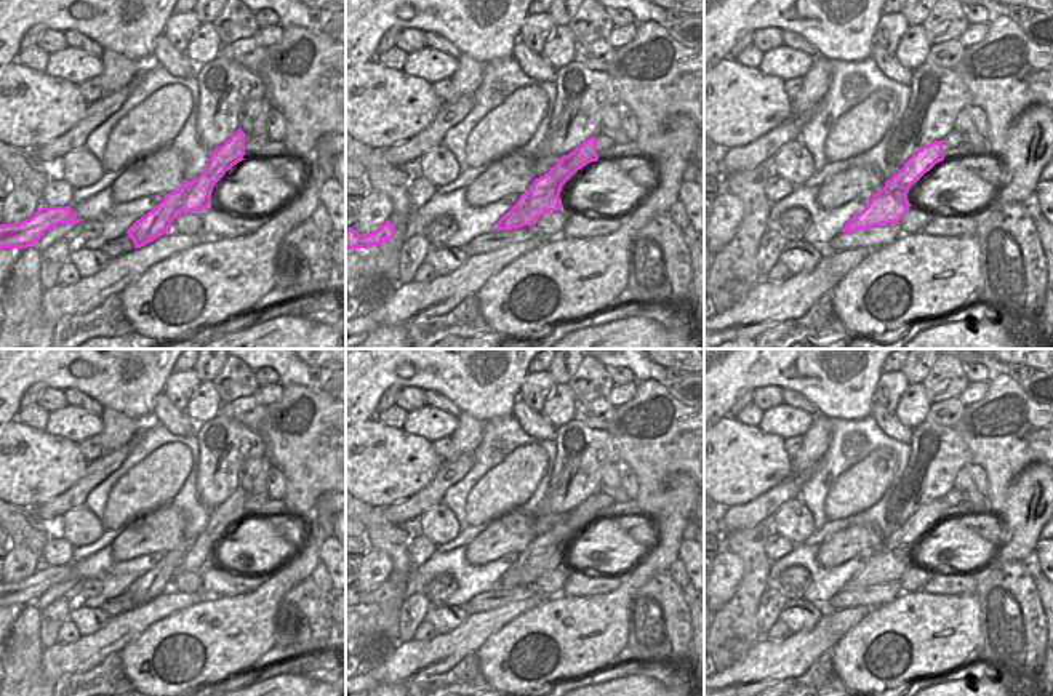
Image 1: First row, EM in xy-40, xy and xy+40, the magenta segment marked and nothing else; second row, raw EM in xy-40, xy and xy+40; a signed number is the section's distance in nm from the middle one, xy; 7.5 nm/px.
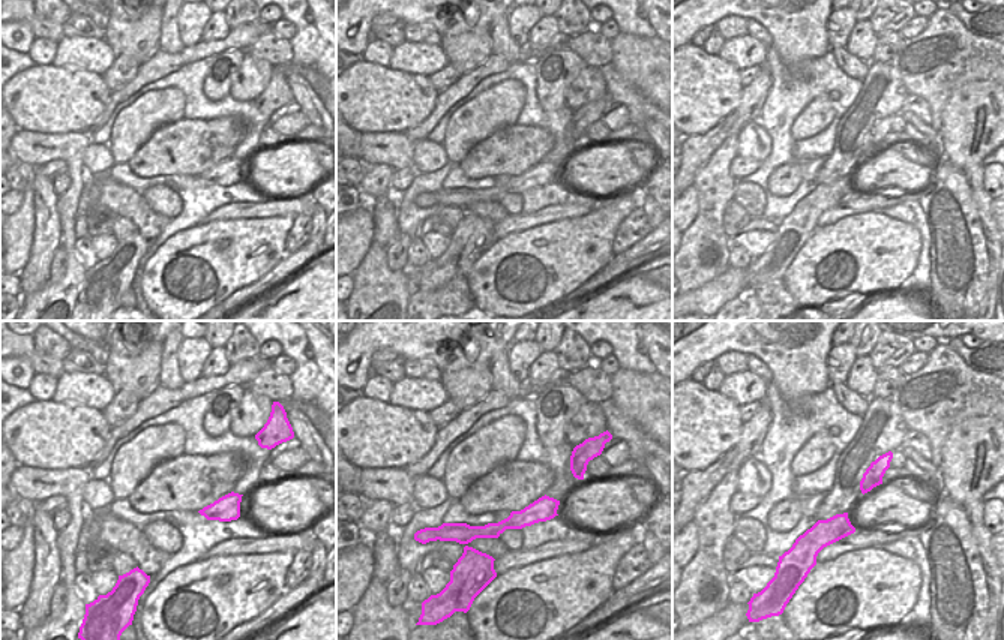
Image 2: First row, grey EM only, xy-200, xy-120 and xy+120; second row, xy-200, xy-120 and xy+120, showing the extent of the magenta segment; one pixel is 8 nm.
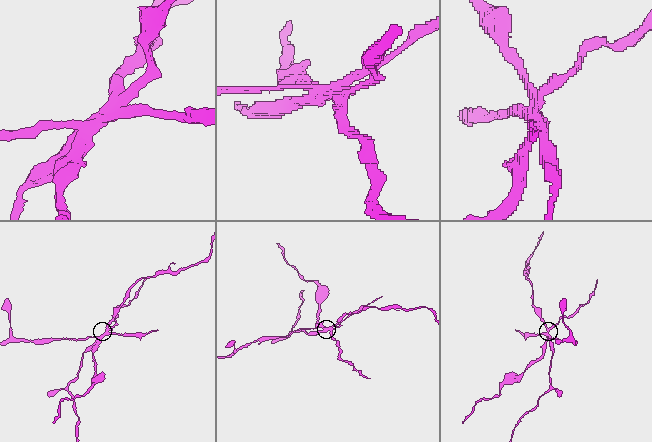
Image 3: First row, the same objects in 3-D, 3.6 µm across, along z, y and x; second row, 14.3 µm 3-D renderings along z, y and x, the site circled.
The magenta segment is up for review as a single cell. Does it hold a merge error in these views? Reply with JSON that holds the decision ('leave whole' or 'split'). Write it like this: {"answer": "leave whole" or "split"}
{"answer": "split"}

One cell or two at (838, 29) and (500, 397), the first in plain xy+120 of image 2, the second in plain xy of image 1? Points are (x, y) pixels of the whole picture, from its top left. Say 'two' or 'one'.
two

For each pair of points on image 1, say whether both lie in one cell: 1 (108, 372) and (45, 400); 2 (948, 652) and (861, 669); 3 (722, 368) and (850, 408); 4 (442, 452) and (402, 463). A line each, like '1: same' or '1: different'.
1: different
2: same
3: same
4: different

